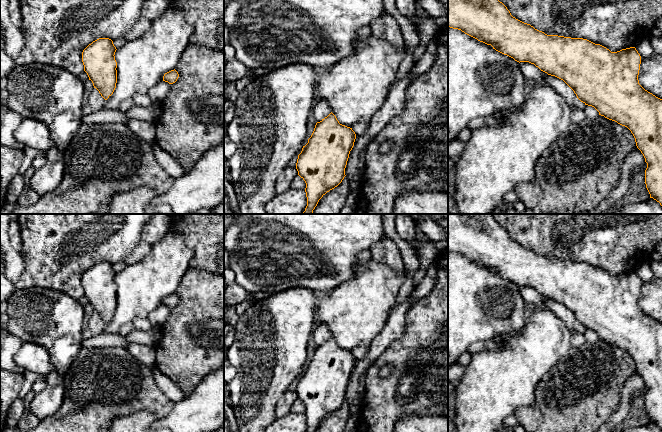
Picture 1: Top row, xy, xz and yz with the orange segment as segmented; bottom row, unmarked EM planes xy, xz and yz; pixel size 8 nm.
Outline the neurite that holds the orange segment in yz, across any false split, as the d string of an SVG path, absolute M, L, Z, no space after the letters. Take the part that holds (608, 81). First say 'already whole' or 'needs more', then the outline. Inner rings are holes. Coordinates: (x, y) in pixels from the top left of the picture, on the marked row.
already whole; M448 0L448 27L491 45L519 63L529 62L563 80L585 105L627 127L647 163L645 184L650 198L662 206L662 99L639 84L641 56L635 47L611 52L587 39L547 35L513 17L499 0Z

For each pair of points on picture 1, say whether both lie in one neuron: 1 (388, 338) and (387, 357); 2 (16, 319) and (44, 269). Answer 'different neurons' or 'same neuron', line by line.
1: different neurons
2: different neurons

